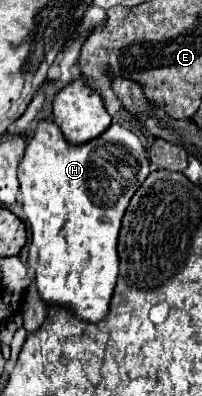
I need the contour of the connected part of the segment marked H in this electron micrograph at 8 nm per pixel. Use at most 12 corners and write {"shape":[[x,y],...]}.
{"shape":[[116,122],[20,162],[42,300],[106,316],[116,242],[150,160]]}

